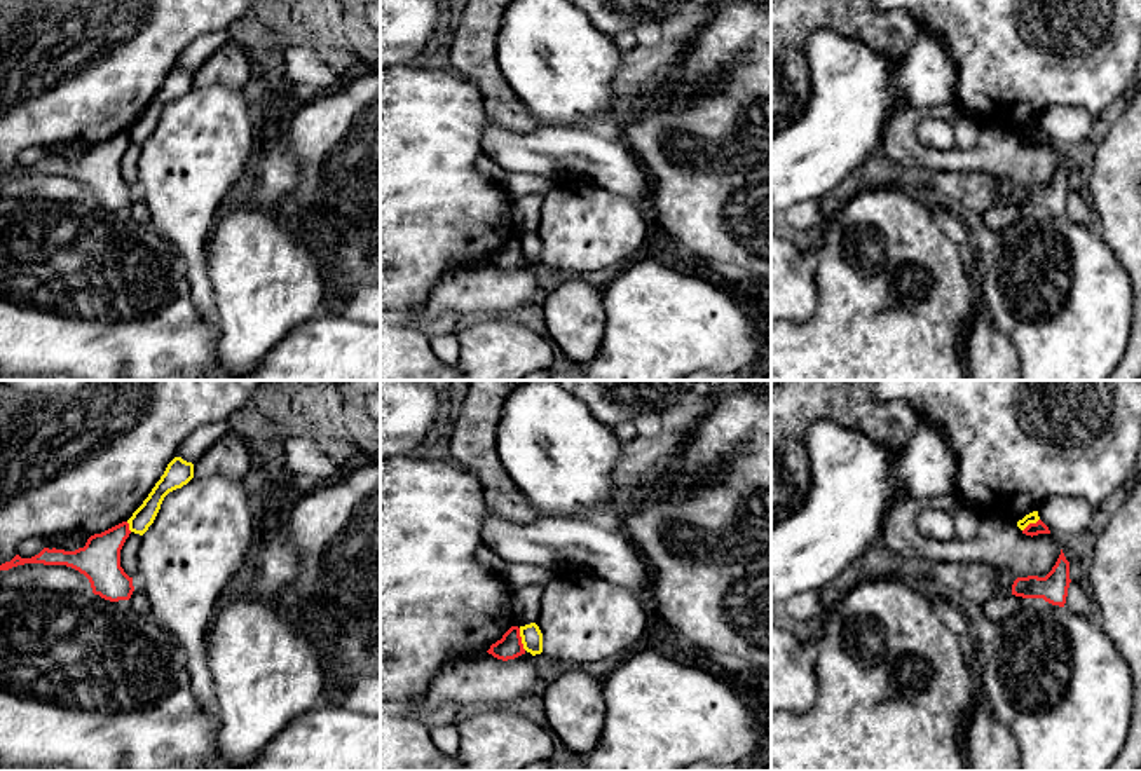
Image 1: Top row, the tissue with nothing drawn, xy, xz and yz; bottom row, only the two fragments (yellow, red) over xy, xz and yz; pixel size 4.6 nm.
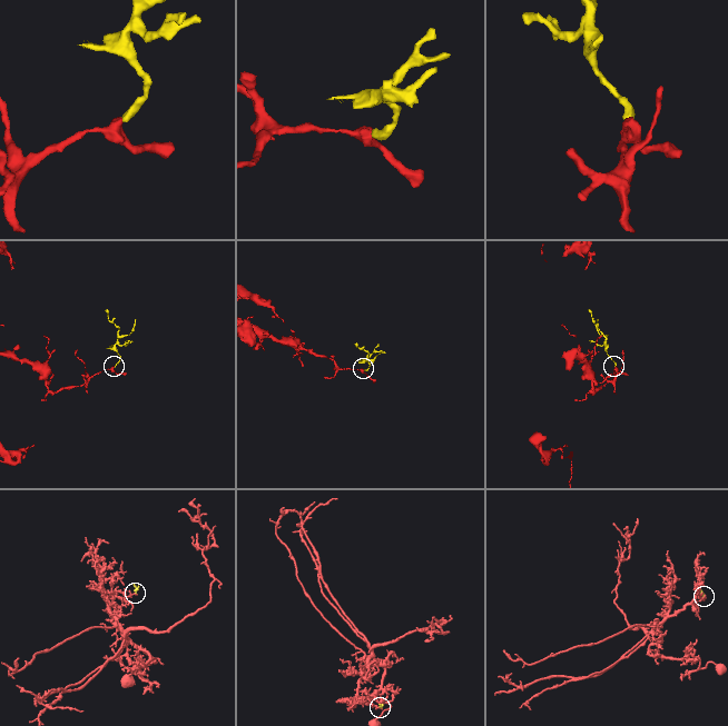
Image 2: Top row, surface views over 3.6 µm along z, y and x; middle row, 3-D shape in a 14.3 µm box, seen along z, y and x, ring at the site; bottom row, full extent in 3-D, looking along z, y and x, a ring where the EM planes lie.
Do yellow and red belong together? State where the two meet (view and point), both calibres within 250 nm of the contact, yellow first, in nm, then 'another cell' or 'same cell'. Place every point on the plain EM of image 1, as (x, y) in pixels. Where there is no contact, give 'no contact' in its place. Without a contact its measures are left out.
meets yellow in xz at (522, 248); 100 nm thick on the yellow side, 110 nm on the other; another cell

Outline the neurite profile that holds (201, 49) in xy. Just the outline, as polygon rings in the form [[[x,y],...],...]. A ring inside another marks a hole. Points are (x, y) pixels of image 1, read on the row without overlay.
[[[227,30],[201,35],[192,40],[178,56],[176,66],[187,72],[195,72],[201,68],[218,49],[225,44],[234,42]]]

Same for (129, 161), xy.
[[[131,141],[120,159],[120,176],[129,187],[136,185],[140,155],[141,155],[141,145]]]

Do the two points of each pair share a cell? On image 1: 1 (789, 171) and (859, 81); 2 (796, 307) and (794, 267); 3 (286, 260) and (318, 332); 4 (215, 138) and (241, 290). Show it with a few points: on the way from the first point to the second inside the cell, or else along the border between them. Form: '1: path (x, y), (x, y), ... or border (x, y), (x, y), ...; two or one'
1: path (806, 149), (850, 103); one
2: path (794, 297), (794, 278); one
3: border (320, 311), (297, 325), (280, 342); two
4: border (217, 220), (206, 245), (206, 260); two

